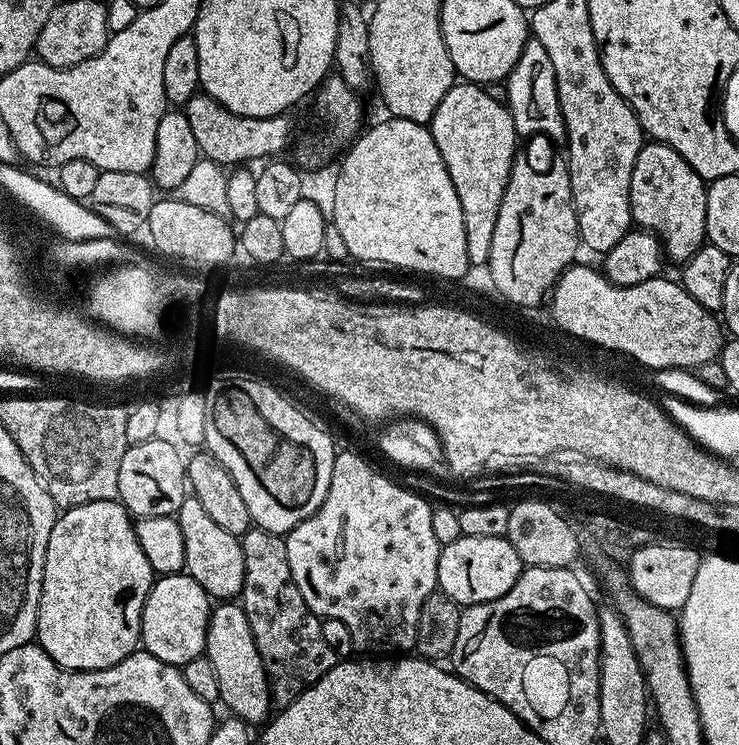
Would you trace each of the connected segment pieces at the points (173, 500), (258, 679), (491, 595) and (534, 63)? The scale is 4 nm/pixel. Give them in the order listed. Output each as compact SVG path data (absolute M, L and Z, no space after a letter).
M155 439L147 440L141 444L129 444L126 454L122 454L122 466L118 469L118 499L120 503L136 518L175 516L186 495L185 467L185 457L167 442Z
M220 602L211 609L208 618L205 653L214 666L218 678L219 703L225 704L231 715L249 726L263 725L269 719L272 696L268 692L268 675L262 666L258 648L254 646L254 634L250 634L248 619L243 607L236 602Z
M503 536L498 538L458 537L454 542L443 545L438 558L436 583L439 591L444 592L459 606L490 602L502 598L514 582L518 582L525 565L518 558L518 550Z
M534 38L528 39L514 70L510 70L506 87L508 87L506 107L514 118L517 137L527 138L543 134L553 142L560 142L565 139L564 119L558 102L554 65L550 63L550 54L546 54L542 42L538 42Z

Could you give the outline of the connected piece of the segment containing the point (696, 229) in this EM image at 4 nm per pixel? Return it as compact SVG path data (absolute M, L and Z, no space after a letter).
M645 143L634 162L634 174L630 174L632 222L645 232L655 232L671 259L673 256L677 262L689 260L704 247L707 197L706 181L690 167L682 154L665 144Z

